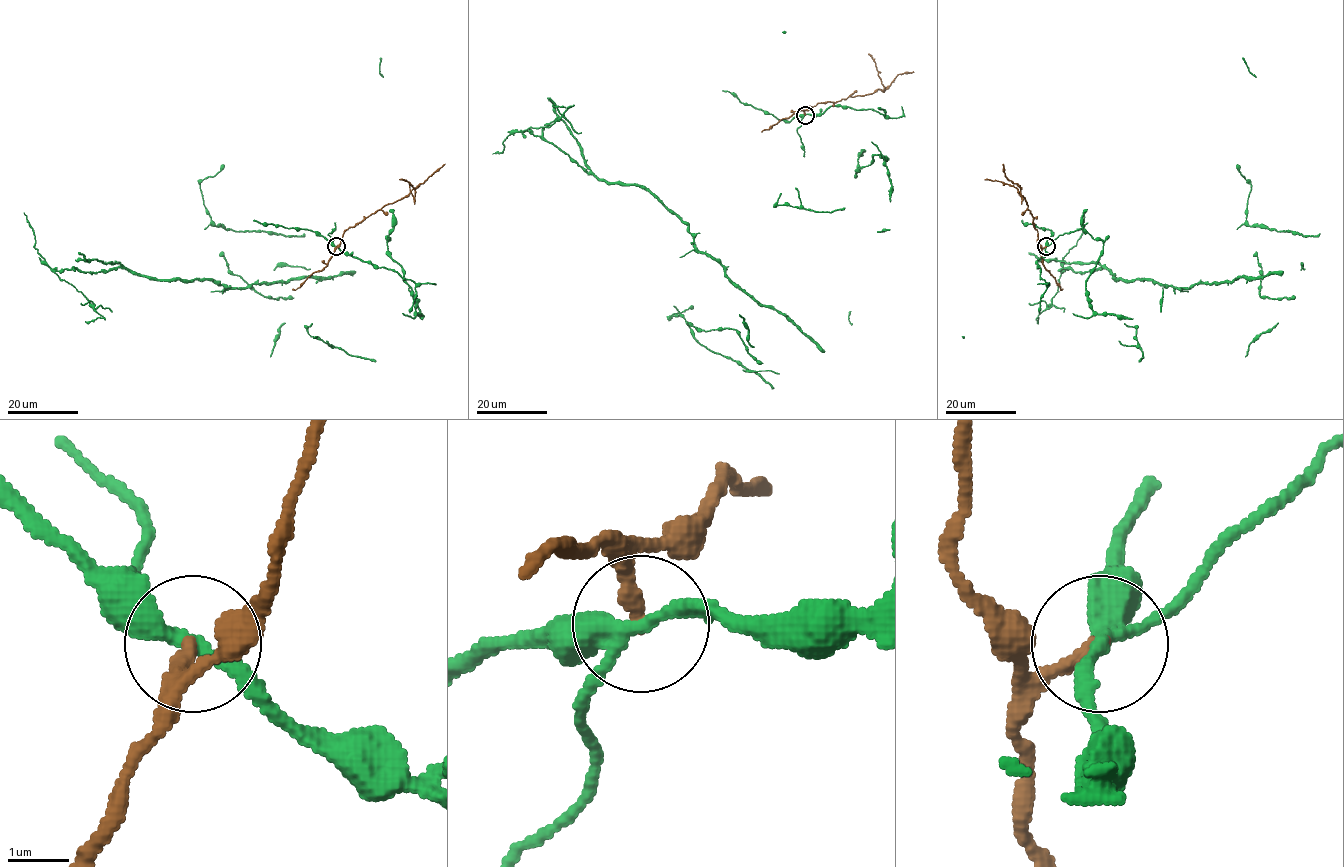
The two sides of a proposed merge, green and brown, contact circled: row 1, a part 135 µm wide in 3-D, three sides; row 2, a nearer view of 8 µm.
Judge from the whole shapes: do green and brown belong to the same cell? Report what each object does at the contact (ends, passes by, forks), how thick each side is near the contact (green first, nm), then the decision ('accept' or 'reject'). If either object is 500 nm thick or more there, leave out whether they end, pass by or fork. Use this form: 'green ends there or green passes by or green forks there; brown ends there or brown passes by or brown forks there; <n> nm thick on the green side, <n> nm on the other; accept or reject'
green forks there; brown ends there; 240 nm thick on the green side, 200 nm on the other; reject

